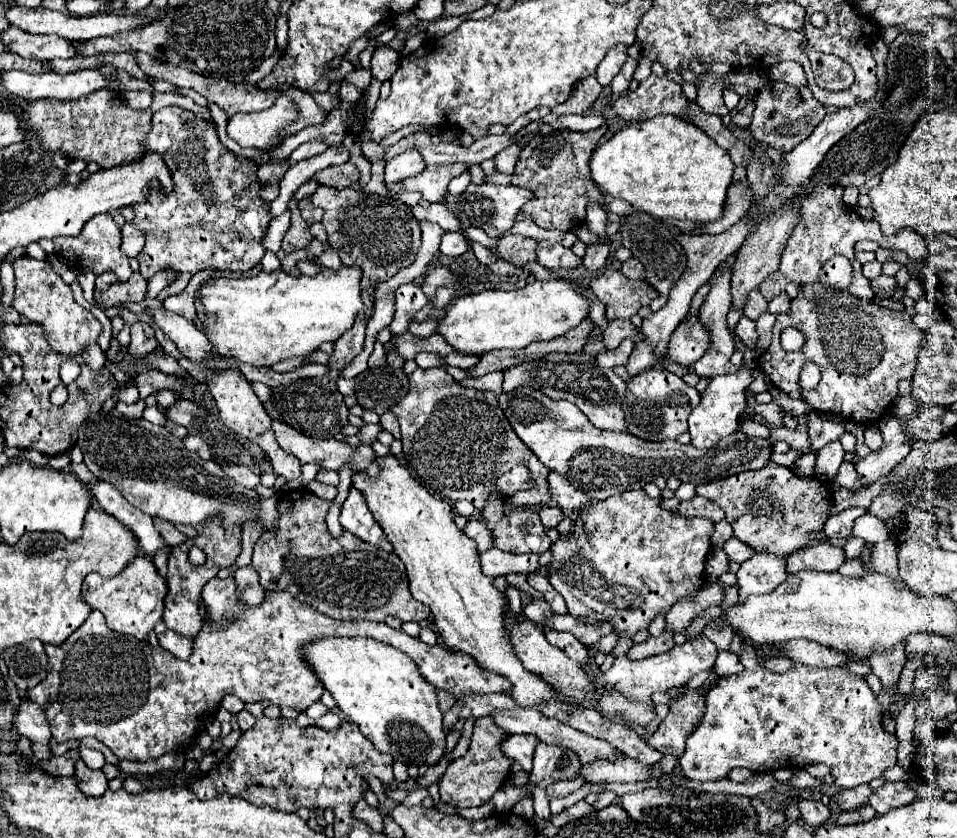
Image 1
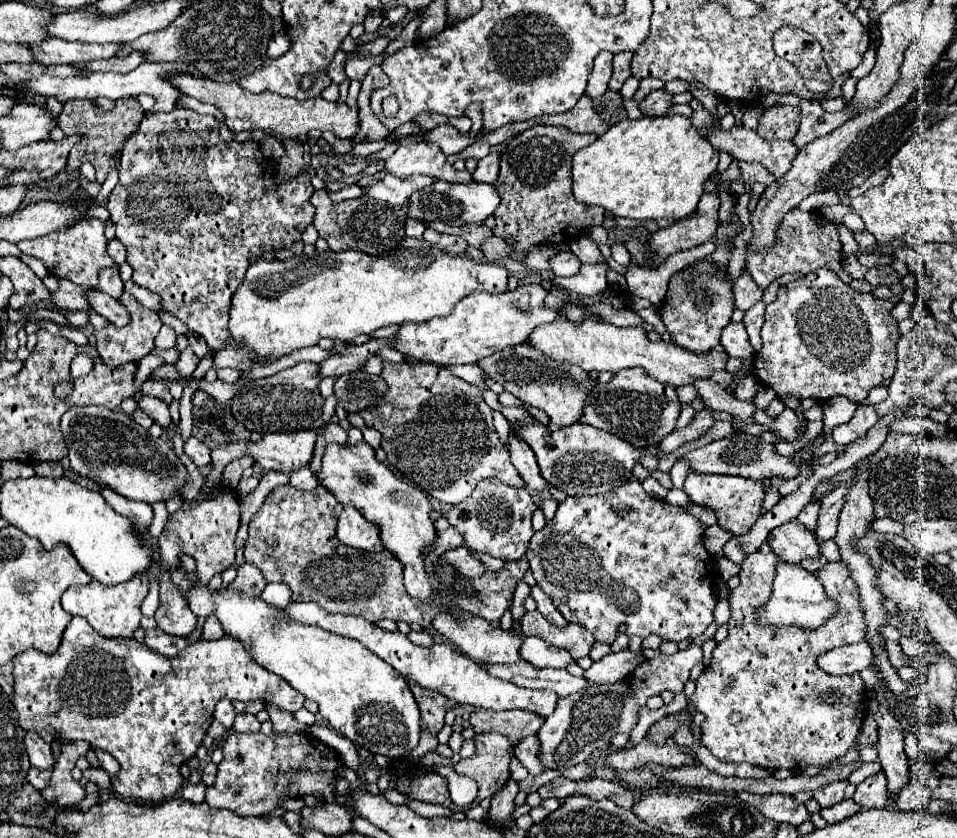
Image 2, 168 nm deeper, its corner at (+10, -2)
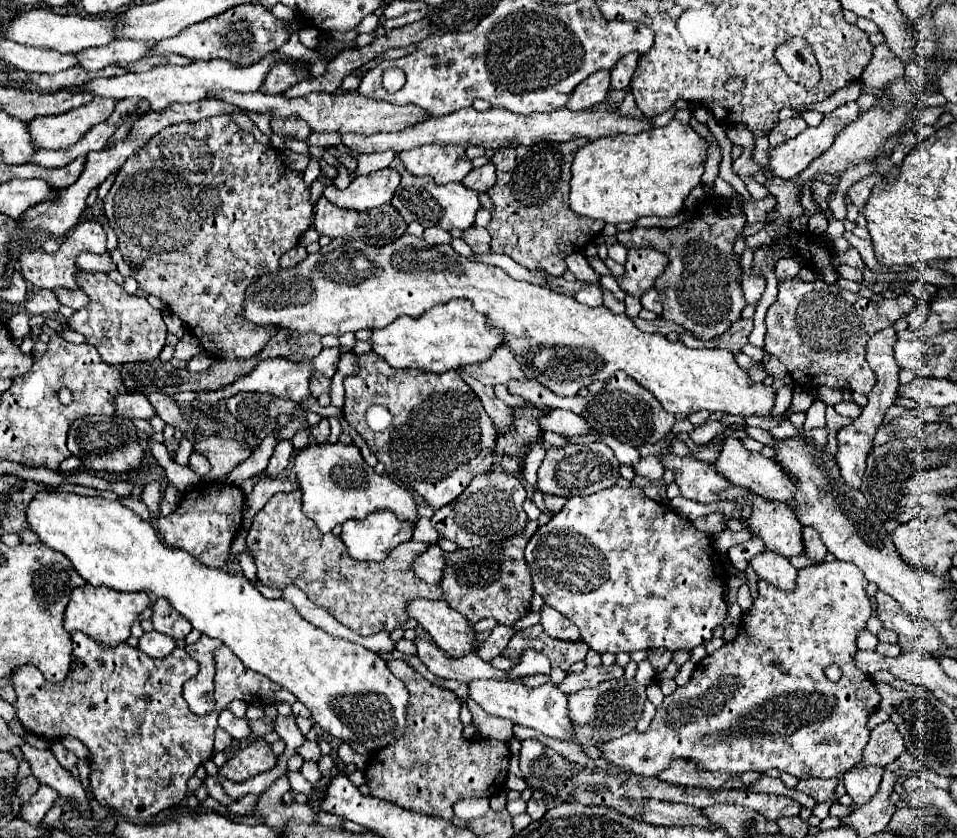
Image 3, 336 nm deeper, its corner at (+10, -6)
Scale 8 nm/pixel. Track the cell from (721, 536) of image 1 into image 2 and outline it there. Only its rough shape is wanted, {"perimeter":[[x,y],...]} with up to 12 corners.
{"perimeter":[[718,524],[706,528],[704,546],[722,556],[722,546],[732,538]]}

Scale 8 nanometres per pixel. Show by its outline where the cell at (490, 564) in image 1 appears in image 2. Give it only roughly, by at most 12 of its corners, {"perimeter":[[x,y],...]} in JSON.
{"perimeter":[[466,546],[444,552],[462,578],[480,578],[486,566]]}

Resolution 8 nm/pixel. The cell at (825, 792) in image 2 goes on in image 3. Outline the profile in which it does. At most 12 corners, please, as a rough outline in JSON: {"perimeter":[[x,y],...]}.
{"perimeter":[[838,778],[800,780],[796,790],[816,802],[834,796]]}

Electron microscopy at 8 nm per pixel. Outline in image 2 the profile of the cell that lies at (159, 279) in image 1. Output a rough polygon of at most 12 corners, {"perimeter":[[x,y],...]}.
{"perimeter":[[128,292],[120,302],[132,320],[96,332],[96,350],[110,368],[140,362],[162,326],[154,310]]}

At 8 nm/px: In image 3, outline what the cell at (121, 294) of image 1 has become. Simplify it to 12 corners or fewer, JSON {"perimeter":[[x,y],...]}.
{"perimeter":[[38,290],[26,300],[30,316],[54,314],[60,302],[52,290]]}

